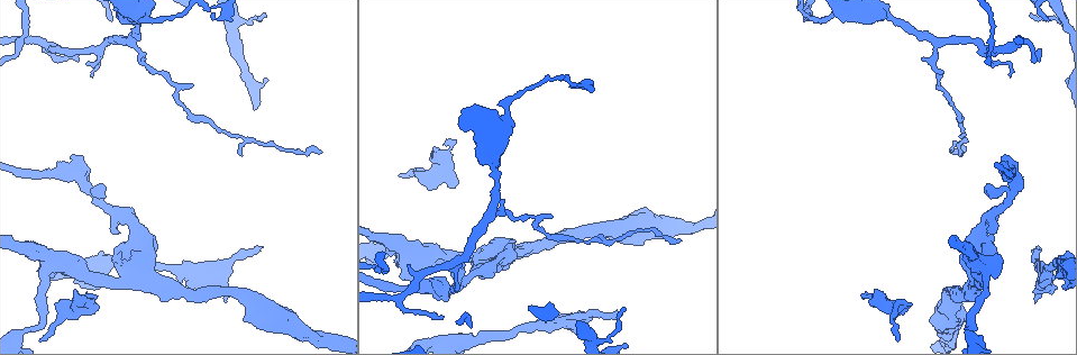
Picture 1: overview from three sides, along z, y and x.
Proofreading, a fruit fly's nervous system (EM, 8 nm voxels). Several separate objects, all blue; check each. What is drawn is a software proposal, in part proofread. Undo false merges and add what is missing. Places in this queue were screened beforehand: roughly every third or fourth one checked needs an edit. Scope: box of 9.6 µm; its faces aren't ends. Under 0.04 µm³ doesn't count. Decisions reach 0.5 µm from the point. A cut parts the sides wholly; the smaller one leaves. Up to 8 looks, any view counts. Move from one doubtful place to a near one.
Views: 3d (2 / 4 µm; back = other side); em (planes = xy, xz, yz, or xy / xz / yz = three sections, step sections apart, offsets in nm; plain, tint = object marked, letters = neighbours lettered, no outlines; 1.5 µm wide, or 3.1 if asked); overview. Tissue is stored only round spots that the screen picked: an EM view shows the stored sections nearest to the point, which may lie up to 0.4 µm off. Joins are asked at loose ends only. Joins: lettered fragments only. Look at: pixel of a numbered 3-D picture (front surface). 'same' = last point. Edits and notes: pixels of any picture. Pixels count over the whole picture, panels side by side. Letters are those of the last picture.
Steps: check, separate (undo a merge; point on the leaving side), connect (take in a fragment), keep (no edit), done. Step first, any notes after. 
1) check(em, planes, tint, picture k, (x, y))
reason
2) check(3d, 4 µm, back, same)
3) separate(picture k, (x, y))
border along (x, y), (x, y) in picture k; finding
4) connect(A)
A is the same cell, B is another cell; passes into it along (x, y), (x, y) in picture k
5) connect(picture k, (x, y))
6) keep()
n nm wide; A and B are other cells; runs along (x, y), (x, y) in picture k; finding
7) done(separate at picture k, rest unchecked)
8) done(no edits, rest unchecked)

check(3d, 2 µm, picture 1, (446, 139))
an open end

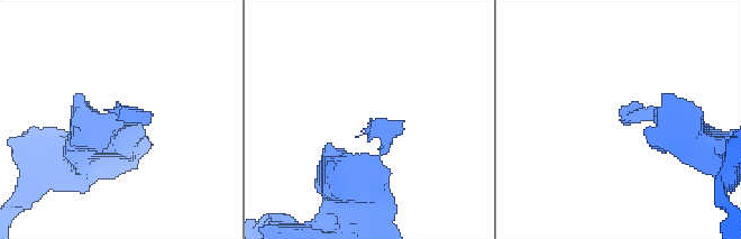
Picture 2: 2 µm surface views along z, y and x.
check(em, xy, step 8, letters, picture 2, (621, 109))

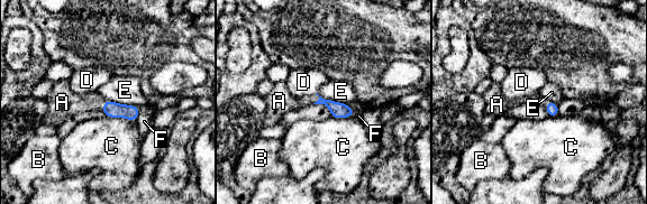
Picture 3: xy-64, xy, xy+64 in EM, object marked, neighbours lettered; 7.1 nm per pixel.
connect(A)
110 nm wide; A is the same cell, B, C, D, E and F are other cells; the cell continues

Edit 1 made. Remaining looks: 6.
check(em, planes, tint, picture 1, (982, 231))
thin neck

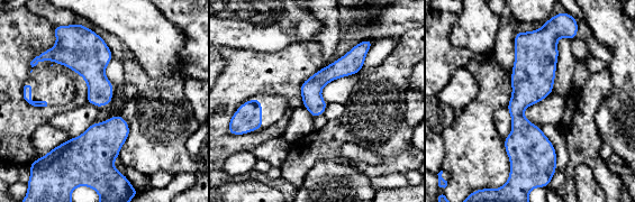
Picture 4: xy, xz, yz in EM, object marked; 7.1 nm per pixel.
check(em, planes, letters, same)
what lies round it

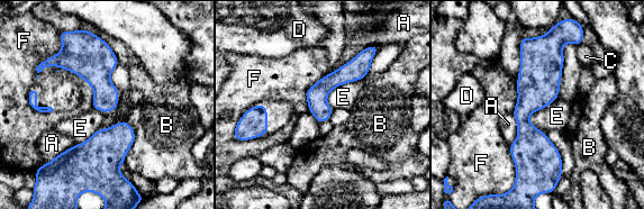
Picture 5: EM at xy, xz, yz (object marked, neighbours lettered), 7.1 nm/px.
keep()
A, B, C, D, E and F are other cells; border along (379, 46), (332, 108) in picture 5; one cell here

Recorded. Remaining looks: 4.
check(em, planes, letters, picture 1, (320, 152))
an open end

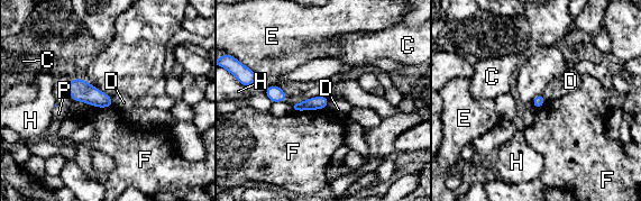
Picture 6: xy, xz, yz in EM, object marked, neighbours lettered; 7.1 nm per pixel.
keep()
F touches over 240 nm; C, D, E, F, H and P are other cells; border along (324, 107), (291, 110) in picture 6; no lettered fragment goes on from it

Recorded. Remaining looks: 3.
done(connect at picture 3, rest unchecked)

